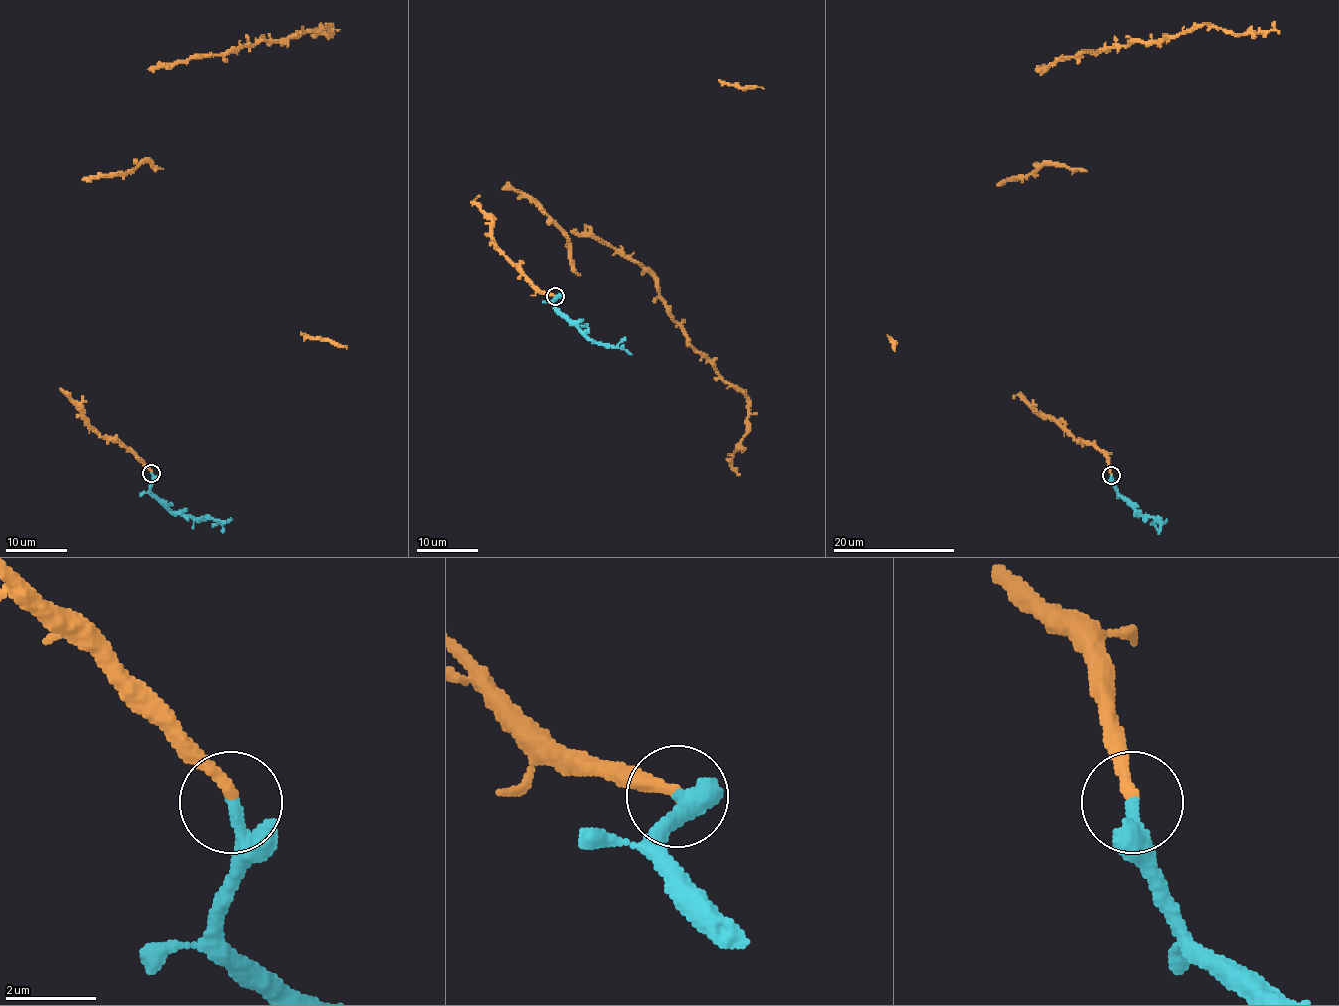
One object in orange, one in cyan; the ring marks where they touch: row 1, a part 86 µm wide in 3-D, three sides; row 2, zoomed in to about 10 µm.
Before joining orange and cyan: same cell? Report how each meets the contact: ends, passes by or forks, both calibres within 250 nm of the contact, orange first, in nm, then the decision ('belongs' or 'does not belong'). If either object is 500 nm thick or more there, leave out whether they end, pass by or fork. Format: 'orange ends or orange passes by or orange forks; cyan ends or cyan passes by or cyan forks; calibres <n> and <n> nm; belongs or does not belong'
orange ends; cyan ends; calibres 280 and 280 nm; belongs

